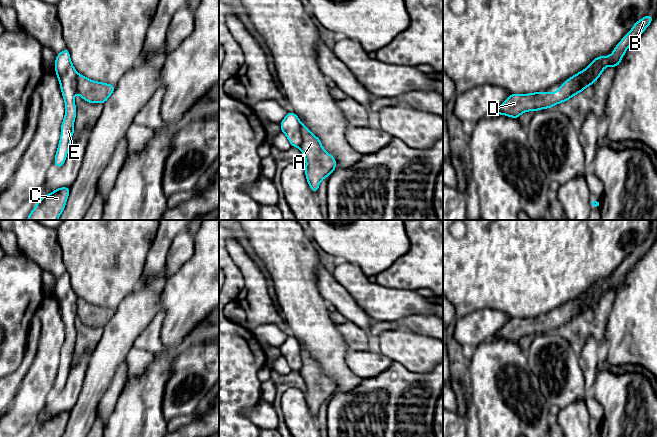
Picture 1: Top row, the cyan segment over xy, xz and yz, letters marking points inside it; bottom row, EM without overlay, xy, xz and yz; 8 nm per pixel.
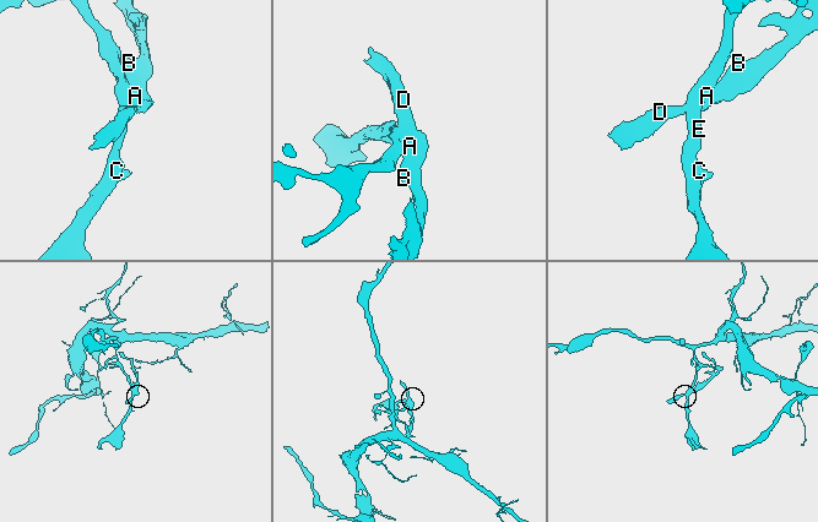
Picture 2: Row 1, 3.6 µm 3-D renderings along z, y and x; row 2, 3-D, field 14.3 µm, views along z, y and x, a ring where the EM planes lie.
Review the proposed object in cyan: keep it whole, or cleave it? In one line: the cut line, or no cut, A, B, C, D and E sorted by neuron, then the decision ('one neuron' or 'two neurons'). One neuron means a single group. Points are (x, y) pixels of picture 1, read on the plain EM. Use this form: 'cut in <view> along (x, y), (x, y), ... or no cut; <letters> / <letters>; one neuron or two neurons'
cut in yz along (602, 281), (591, 296), (588, 308), (582, 313); A B D / C E; two neurons

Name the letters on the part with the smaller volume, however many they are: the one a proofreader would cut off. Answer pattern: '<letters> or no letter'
A, B, D

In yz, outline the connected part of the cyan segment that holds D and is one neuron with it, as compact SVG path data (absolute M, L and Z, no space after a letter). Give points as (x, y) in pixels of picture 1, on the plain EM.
M570 301L559 310L557 316L536 316L529 318L510 318L509 321L491 339L502 338L518 343L527 335L551 332L565 326L584 313L580 310L580 301Z

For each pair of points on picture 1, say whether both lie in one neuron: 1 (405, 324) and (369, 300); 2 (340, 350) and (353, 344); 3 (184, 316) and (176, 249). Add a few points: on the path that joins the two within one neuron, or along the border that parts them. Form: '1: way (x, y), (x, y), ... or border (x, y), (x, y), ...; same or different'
1: border (422, 314), (409, 314), (398, 321); different
2: border (336, 326), (342, 335), (348, 351); different
3: border (193, 251), (193, 254), (167, 279); different

